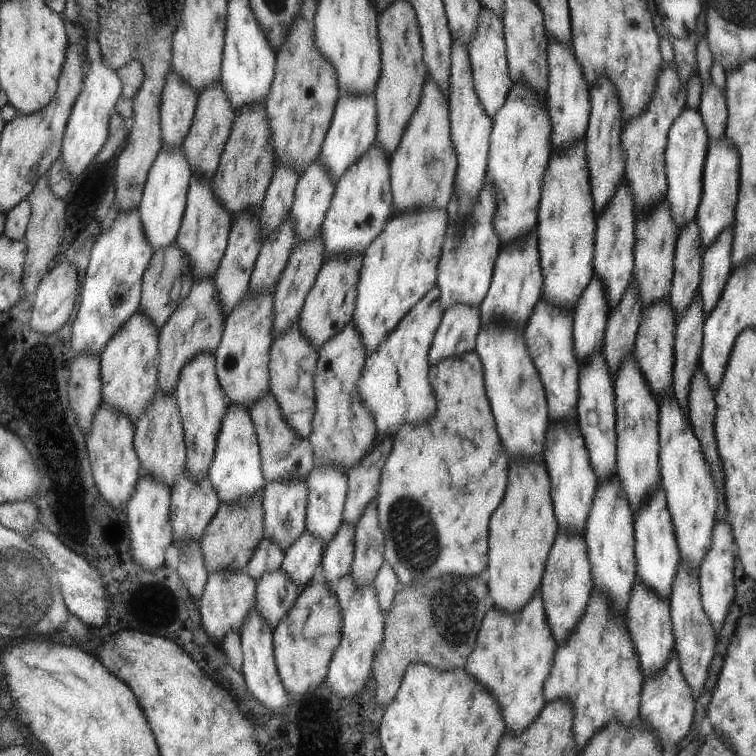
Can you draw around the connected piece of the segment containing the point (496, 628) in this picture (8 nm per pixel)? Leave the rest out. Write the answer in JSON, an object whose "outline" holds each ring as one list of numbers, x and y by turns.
{"outline":[[538,592,519,612,509,614,494,608,484,618,478,646,464,667,472,679,479,680,498,700,506,722,504,734,524,733,546,708,543,687,553,668,558,646,544,608]]}

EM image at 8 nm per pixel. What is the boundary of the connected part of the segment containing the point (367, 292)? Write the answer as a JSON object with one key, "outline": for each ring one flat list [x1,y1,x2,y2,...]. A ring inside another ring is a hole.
{"outline":[[446,209,392,214,392,222,384,226,383,233,362,255,362,274,350,324,362,336,367,358,383,345,403,318,437,285,438,264,443,254,448,222]]}

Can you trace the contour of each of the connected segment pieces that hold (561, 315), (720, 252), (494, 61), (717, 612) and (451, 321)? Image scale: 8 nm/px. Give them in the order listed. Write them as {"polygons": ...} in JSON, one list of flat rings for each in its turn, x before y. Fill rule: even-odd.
{"polygons":[[[544,298,535,307,530,321,523,328,526,346,535,370,544,374,544,386,548,386,548,398,552,398,552,420,576,418,578,404,578,376,580,365,574,360,574,322,572,310,554,307]],[[730,226,703,252,699,296,702,300,704,317,708,317,714,311,732,274,732,242,733,232]],[[483,8,479,19,478,33,475,34,475,38,468,45,467,50,470,52,469,58,476,94,483,110,492,118,506,104,512,90,512,78,510,78,507,66,507,46,502,19]],[[726,518,722,521,716,521,710,549,706,556,704,556,704,561,697,571,699,590,701,592,701,606,715,634,720,634,720,630,724,626,724,618,728,614,728,608,730,608,730,604,734,600,734,570,736,558,734,543,733,533]],[[455,305,446,310,443,325,440,326,431,346,430,366,475,351,475,343,480,332,481,315,478,307]]]}

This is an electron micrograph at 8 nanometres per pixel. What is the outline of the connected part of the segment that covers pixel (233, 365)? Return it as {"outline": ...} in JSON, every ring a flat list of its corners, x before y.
{"outline":[[275,288,272,291,265,293,264,295,252,295,250,292,248,292,245,295,243,302,240,302,240,305,230,315,227,316,226,324,223,330,222,344,219,346,219,349,214,356,215,356,216,370,218,371,218,378,220,379,220,384,222,384,224,390,226,390,226,394,224,394,224,396,228,398,230,407,232,405,238,407,245,407,250,411,250,408,252,408,252,406,254,406,256,402,260,402,261,397,264,397,268,393,268,390,270,390,270,385,271,385,270,353,271,353,271,346,273,345,274,318,275,318,274,299,272,299,272,295,274,291]]}

